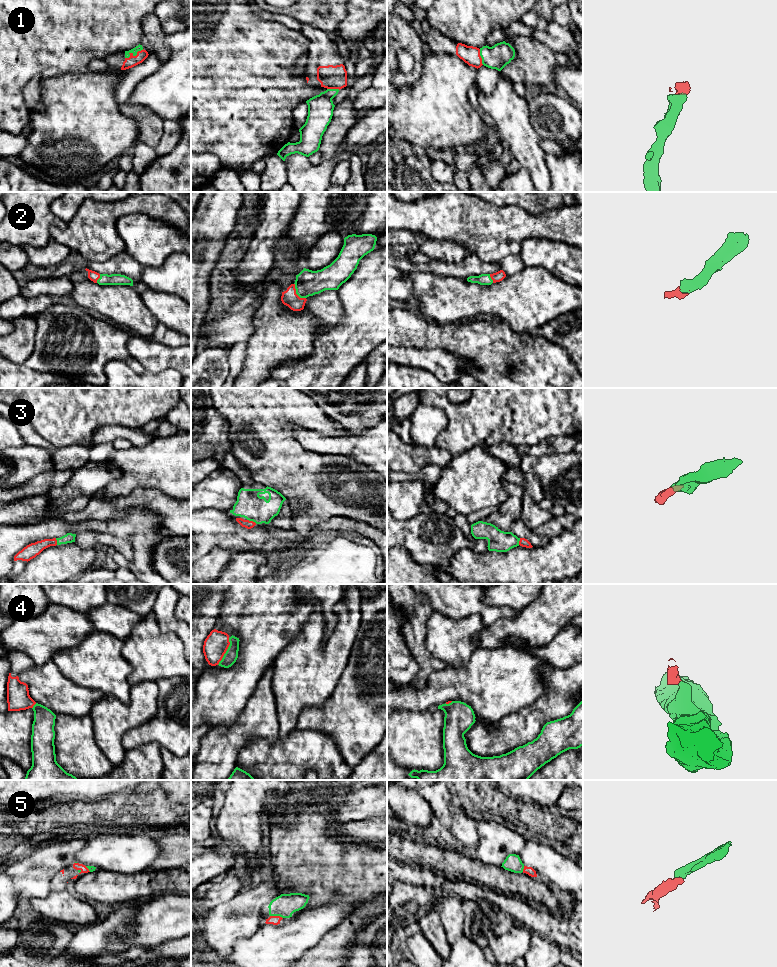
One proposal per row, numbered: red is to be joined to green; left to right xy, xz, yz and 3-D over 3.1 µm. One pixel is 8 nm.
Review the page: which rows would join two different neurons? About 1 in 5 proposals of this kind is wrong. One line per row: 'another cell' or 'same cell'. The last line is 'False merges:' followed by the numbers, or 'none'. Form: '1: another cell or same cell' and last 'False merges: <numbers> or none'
1: same cell
2: same cell
3: same cell
4: same cell
5: same cell
False merges: none

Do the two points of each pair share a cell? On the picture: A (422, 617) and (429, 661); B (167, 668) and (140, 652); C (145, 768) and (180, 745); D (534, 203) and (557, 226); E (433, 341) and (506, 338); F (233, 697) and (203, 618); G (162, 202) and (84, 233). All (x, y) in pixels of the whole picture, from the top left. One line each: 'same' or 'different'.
A: same
B: same
C: different
D: different
E: same
F: different
G: same

